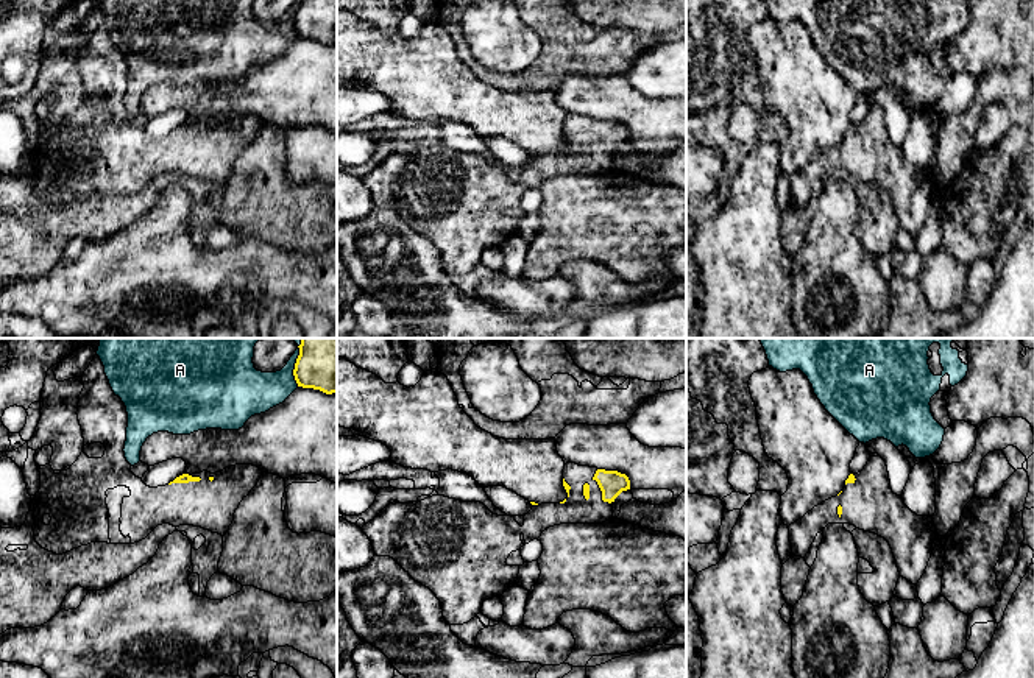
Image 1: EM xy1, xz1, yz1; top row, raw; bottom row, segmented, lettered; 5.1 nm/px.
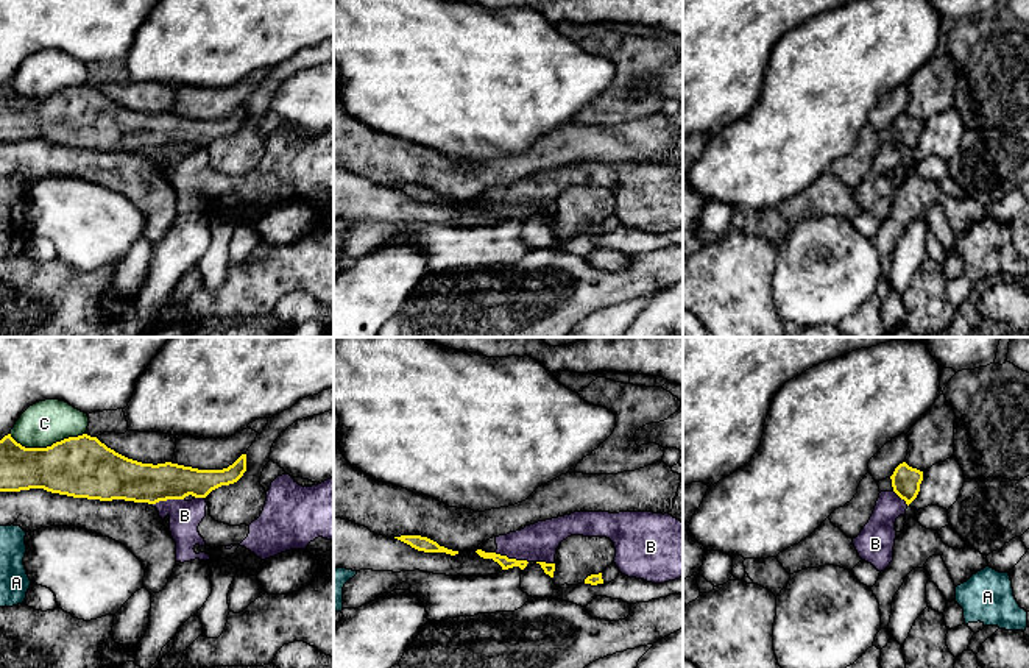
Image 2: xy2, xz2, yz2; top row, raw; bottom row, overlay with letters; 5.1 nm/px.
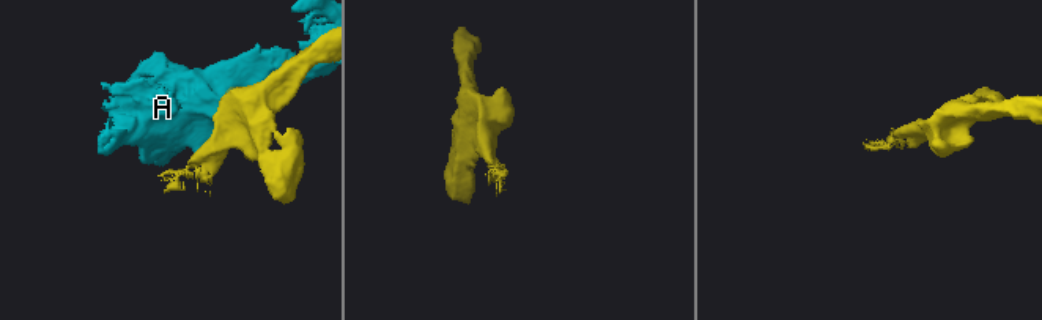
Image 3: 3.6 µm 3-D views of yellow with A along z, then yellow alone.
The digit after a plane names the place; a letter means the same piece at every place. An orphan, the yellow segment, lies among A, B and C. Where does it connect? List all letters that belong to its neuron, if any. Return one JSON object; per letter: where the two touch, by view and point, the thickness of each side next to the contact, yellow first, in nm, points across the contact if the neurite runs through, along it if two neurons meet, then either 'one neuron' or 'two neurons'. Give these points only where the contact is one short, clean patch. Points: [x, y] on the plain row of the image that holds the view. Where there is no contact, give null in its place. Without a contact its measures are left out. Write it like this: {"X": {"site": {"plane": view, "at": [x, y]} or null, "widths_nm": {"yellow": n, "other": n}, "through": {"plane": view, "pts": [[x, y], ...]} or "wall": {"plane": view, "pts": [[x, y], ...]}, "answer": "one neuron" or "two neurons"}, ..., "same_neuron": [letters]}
{"A": {"site": {"plane": "xy1", "at": [295, 19]}, "widths_nm": {"yellow": 220, "other": 220}, "answer": "two neurons"}, "B": {"site": {"plane": "xz2", "at": [512, 209]}, "widths_nm": {"yellow": 60, "other": 200}, "wall": {"plane": "xz2", "pts": [[495, 203], [527, 213]]}, "answer": "two neurons"}, "C": {"site": {"plane": "xy2", "at": [47, 97]}, "widths_nm": {"yellow": 320, "other": 220}, "answer": "two neurons"}, "same_neuron": []}

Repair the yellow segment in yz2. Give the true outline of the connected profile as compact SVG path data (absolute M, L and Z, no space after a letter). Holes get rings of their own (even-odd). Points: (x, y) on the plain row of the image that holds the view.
M906 112L900 114L890 126L893 142L909 156L920 142L923 122L909 117Z

